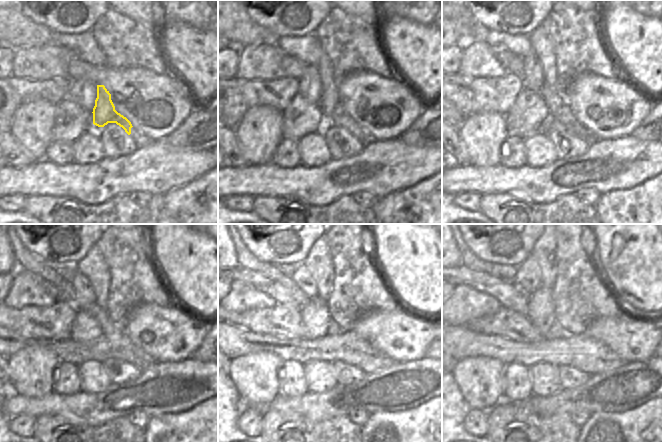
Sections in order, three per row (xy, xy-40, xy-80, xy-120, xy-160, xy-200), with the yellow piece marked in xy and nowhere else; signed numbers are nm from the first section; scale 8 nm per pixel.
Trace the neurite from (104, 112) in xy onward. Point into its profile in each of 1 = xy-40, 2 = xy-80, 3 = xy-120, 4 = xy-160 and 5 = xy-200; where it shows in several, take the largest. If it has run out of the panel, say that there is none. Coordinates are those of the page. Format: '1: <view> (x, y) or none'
1: xy-40 (333, 111)
2: xy-80 (542, 47)
3: xy-120 (93, 266)
4: xy-160 (319, 262)
5: xy-200 (544, 250)

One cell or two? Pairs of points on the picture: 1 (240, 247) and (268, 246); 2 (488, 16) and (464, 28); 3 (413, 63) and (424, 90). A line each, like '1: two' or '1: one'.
1: two
2: two
3: one

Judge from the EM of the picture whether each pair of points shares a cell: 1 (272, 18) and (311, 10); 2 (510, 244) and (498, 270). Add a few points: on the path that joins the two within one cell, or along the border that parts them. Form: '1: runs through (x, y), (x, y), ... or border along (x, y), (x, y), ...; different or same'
1: runs through (282, 18), (295, 10), (301, 10); same
2: border along (492, 263), (498, 263), (503, 266); different

